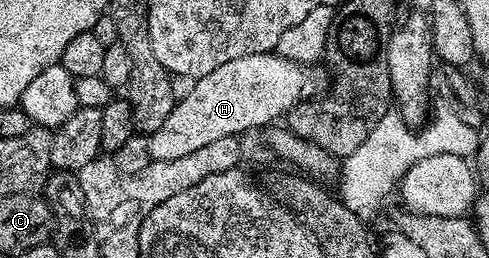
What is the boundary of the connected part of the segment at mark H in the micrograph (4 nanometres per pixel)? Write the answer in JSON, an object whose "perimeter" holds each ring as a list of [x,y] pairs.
{"perimeter":[[[270,51],[230,58],[230,62],[222,62],[218,70],[205,76],[197,75],[194,83],[185,96],[183,93],[177,99],[166,122],[148,136],[153,161],[186,158],[186,154],[194,154],[194,150],[202,150],[202,146],[210,146],[210,142],[218,142],[218,138],[239,137],[240,132],[251,128],[267,129],[294,106],[304,100],[317,99],[329,87],[330,73],[319,63],[299,64]]]}

